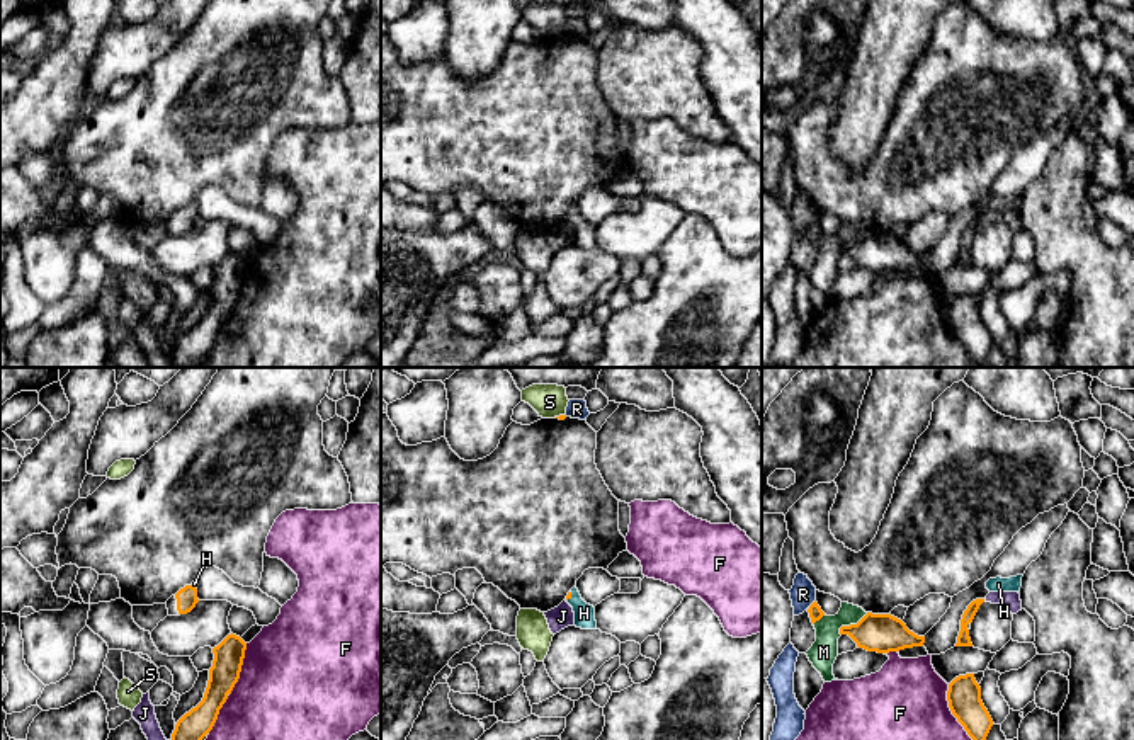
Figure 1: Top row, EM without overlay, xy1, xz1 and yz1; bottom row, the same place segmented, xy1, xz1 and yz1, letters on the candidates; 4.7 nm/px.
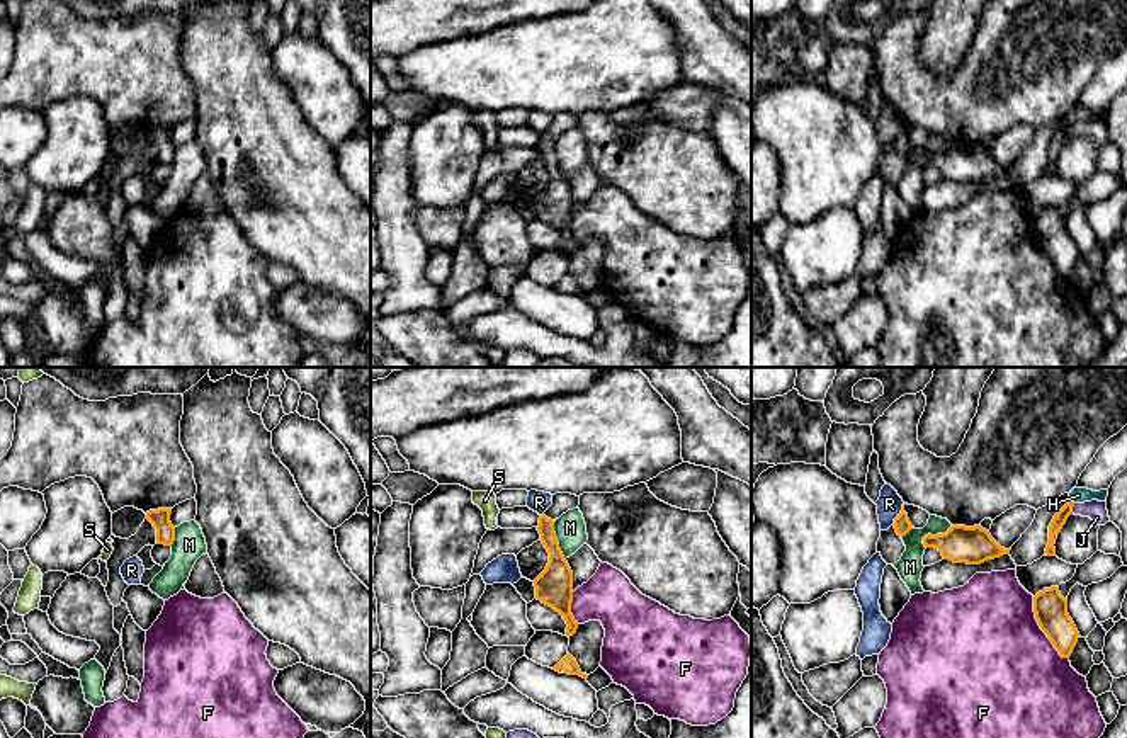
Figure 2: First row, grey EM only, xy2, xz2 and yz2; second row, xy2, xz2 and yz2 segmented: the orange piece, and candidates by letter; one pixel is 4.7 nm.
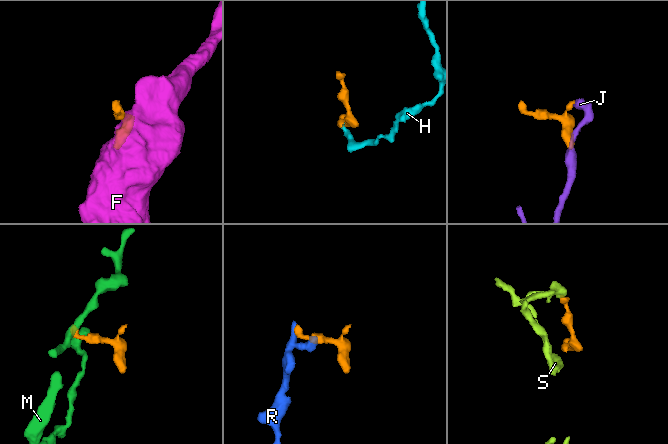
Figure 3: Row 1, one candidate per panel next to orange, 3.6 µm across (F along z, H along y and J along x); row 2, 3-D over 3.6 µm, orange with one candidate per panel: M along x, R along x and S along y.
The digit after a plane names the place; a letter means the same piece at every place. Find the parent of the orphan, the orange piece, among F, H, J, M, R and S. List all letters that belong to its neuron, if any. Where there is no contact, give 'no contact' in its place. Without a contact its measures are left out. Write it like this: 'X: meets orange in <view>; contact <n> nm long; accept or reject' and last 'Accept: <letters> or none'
F: meets orange in xy1; contact 460 nm long; reject
H: meets orange in yz2; contact 40 nm long; accept
J: meets orange in yz2; contact 50 nm long; reject
M: meets orange in yz2; contact 170 nm long; reject
R: meets orange in yz2; contact 130 nm long; reject
S: meets orange in xz1; contact 50 nm long; reject
Accept: H

